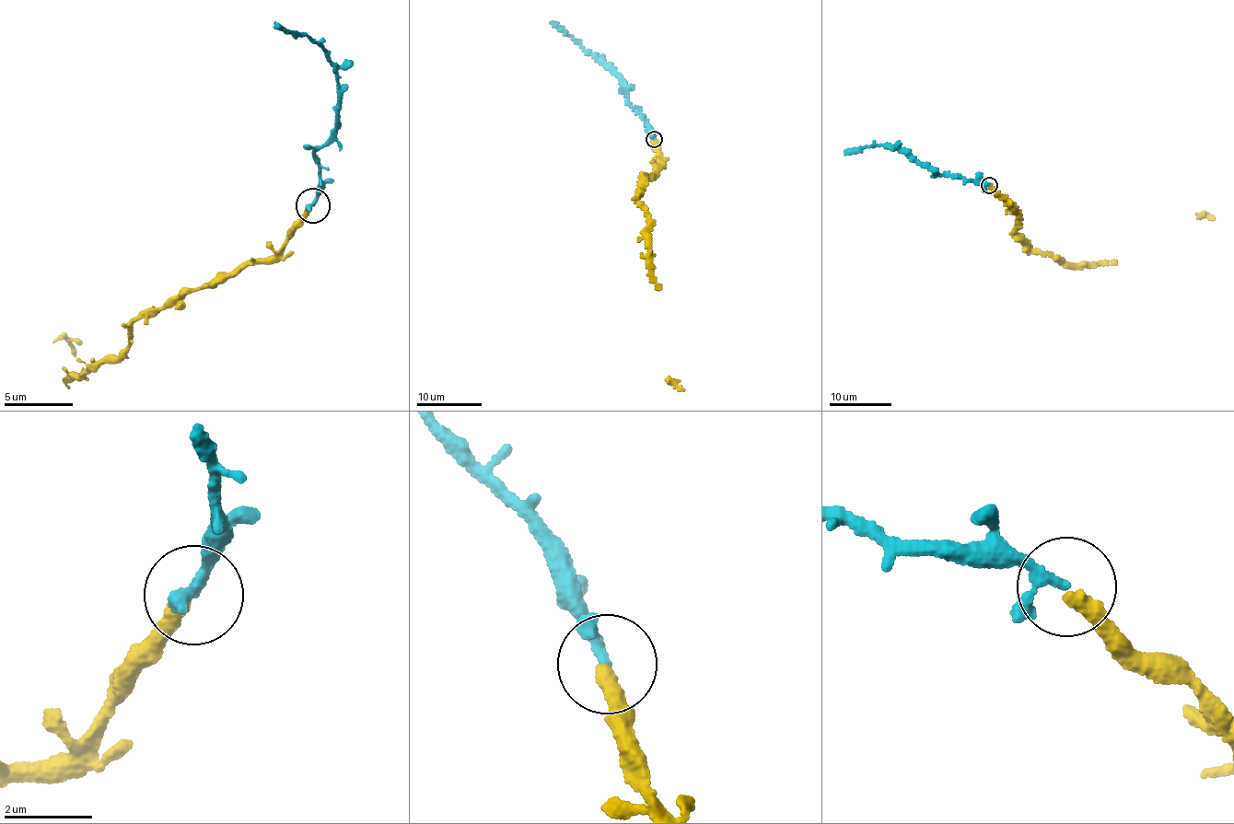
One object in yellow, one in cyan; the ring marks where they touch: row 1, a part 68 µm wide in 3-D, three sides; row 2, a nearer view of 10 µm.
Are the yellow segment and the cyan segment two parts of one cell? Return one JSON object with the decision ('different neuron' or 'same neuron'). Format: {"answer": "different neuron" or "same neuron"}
{"answer": "same neuron"}

